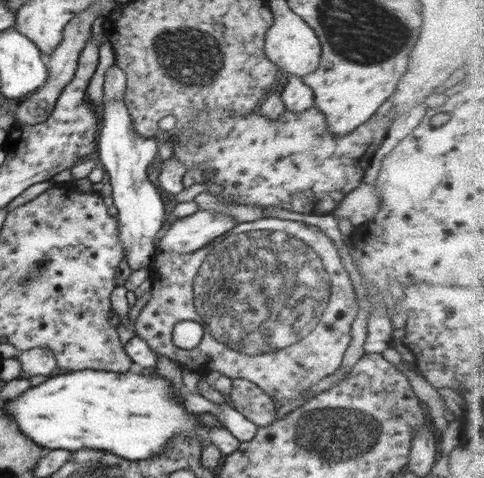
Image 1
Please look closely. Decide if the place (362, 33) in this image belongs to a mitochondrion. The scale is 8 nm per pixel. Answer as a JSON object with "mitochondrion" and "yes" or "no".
{"mitochondrion":"yes"}

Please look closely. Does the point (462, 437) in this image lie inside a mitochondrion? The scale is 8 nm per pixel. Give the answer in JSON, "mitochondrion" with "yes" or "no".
{"mitochondrion":"no"}

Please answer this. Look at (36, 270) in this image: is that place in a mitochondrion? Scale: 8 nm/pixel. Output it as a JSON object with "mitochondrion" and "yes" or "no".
{"mitochondrion":"yes"}

